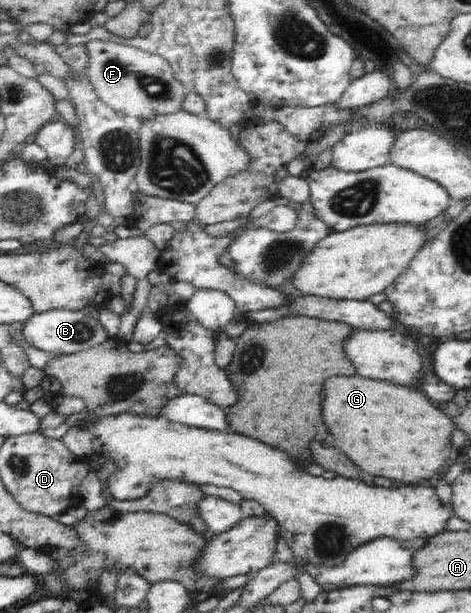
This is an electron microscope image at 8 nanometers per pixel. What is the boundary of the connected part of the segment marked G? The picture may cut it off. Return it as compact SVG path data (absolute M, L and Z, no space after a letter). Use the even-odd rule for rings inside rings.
M335 376L325 382L325 400L323 400L323 420L328 432L334 436L333 445L351 462L374 476L384 476L407 485L419 485L434 482L447 467L455 454L451 447L453 419L444 414L418 388L397 386L390 382L371 382L361 376Z

